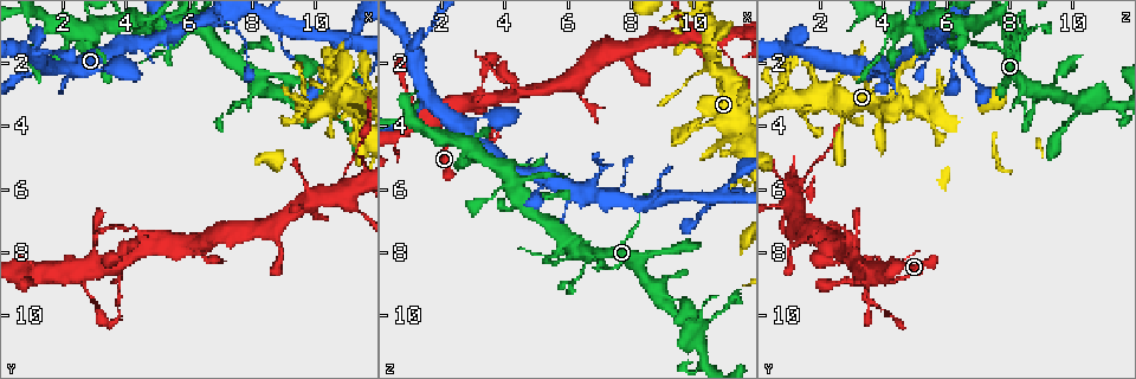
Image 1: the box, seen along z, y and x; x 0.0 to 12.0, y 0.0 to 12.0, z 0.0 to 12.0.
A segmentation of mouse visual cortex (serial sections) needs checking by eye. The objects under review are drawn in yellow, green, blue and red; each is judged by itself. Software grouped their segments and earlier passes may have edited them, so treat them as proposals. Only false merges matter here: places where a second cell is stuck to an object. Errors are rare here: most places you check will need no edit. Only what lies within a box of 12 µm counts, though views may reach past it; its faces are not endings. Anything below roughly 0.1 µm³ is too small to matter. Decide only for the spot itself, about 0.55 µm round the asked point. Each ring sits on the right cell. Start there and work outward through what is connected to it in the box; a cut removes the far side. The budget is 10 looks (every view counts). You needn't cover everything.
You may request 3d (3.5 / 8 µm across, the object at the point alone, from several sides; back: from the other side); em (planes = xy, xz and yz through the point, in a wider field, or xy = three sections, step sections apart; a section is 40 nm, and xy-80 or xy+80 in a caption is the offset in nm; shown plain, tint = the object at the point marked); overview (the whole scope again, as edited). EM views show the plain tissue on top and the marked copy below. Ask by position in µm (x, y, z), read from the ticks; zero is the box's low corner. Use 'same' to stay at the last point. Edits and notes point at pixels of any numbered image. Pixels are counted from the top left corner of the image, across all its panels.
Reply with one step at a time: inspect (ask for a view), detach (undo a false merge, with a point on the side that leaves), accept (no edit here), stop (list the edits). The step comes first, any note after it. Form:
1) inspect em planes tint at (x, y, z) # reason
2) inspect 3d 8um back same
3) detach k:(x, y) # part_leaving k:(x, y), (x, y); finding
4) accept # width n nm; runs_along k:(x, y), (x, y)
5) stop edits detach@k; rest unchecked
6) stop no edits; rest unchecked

inspect 3d 3.5um at (1.1, 1.7, 1.5) # thick turns thin

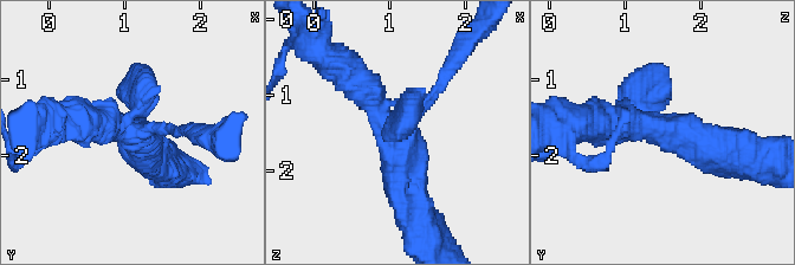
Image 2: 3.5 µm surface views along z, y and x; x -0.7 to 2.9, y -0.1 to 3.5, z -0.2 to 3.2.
inspect em xy step 2 tint at (1.00, 1.65, 1.45)

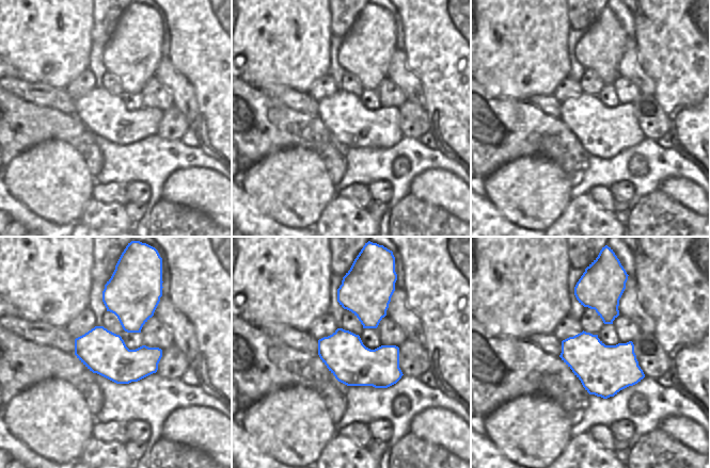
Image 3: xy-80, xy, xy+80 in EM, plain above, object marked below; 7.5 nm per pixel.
accept # runs_along 2:(406, 193), (402, 133), (341, 69); continuous, no second cell

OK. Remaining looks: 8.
inspect 3d 3.5um back at (10.6, 3.1, 2.1) # thick turns thin

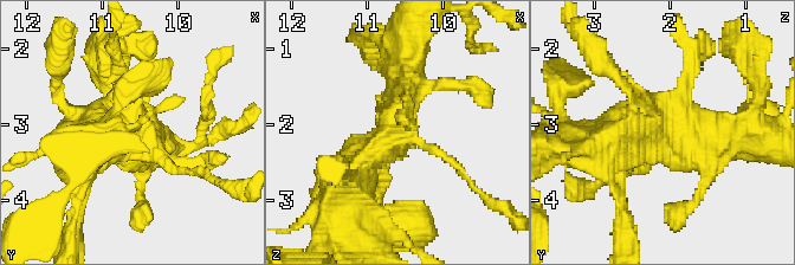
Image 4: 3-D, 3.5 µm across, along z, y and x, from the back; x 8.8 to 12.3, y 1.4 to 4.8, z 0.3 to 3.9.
inspect em xy step 5 tint at (10.70, 3.15, 2.15)

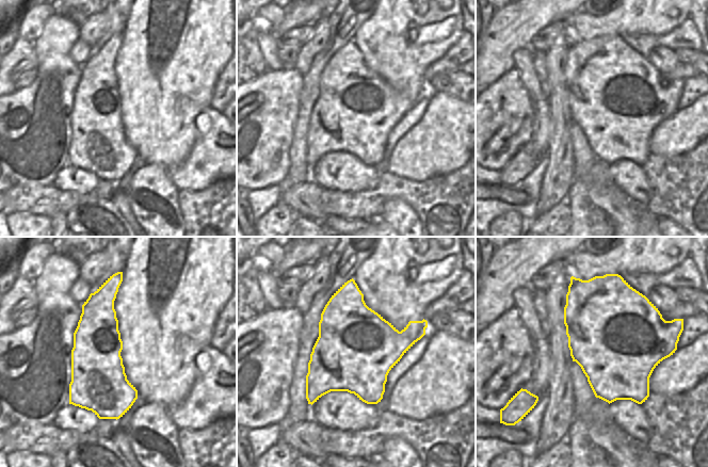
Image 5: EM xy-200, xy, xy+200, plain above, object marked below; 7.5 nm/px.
accept # width 600 nm; runs_along 4:(359, 199), (409, 63); continuous, no second cell

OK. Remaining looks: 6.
inspect 3d 3.5um at (10.8, 1.3, 6.3) # sharp bend

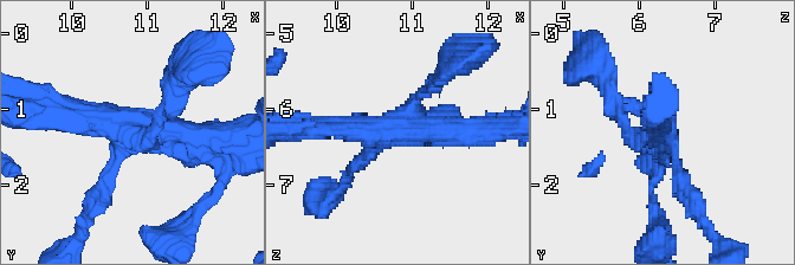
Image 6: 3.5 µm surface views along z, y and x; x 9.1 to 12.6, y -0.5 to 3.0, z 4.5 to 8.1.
inspect em xy step 3 tint at (10.90, 1.25, 6.30) # arms 4; arm_widths 150, 150, 350, 350 nm; shape alone is not enough

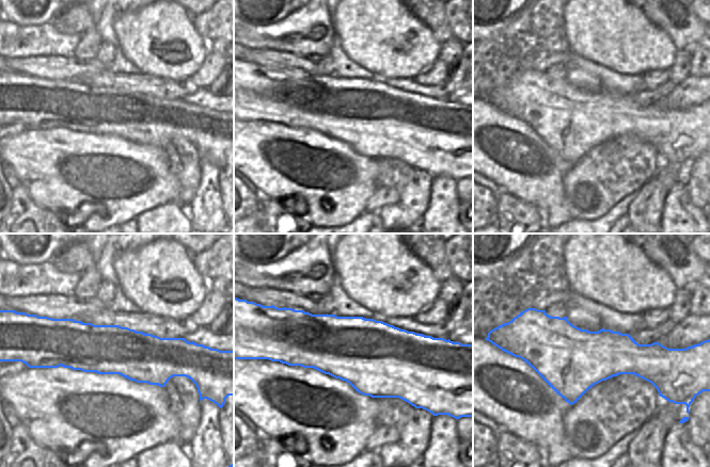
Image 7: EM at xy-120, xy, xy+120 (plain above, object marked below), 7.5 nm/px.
accept # continuous, no second cell

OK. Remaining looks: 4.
inspect 3d 8um at (10.0, 3.3, 10.4) # branch point

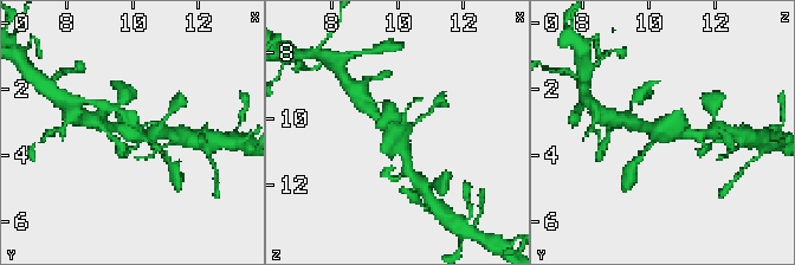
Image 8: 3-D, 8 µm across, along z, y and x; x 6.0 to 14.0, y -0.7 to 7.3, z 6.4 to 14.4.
inspect 3d 3.5um at (10.0, 3.2, 10.3) # zoom in

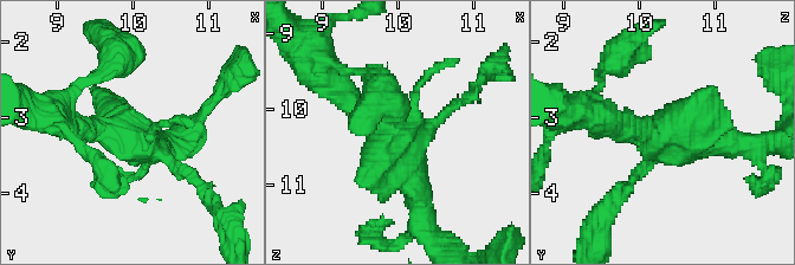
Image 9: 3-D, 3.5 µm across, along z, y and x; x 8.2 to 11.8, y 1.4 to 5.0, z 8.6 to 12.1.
inspect em xy step 1 tint at (10.00, 3.20, 10.35)

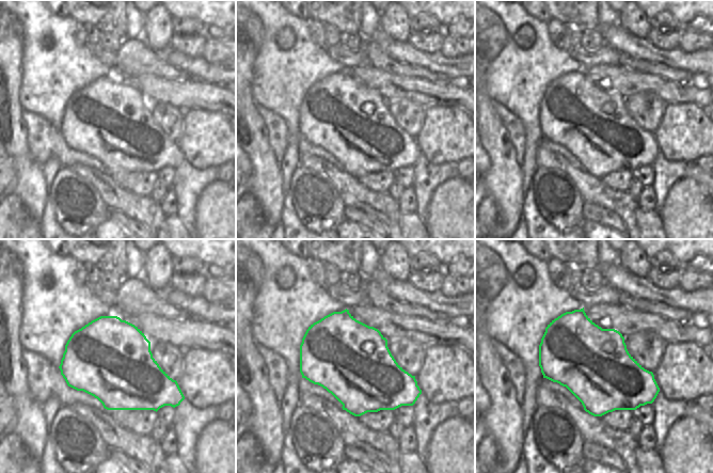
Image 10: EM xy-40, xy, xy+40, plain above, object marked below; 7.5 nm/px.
accept # runs_along 9:(336, 86), (394, 139), (419, 208); continuous, no second cell

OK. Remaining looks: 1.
stop no edits; rest unchecked

